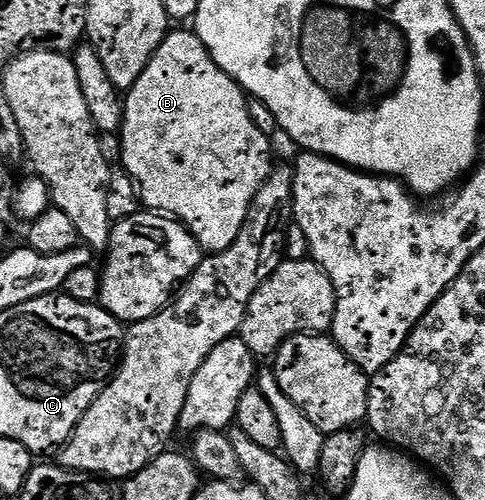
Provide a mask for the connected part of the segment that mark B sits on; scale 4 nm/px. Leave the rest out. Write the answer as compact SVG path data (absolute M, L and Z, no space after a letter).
M188 28L173 29L164 37L162 44L154 52L150 64L146 64L142 76L138 76L138 80L132 85L132 89L127 91L126 97L123 99L124 120L118 131L120 158L124 161L121 162L124 171L140 187L141 203L149 211L159 212L167 217L175 218L177 222L183 222L184 227L198 240L201 251L207 252L209 255L220 254L226 248L230 248L230 244L234 244L234 240L238 240L238 232L242 232L254 196L260 191L262 184L274 169L272 146L268 143L271 142L269 135L263 134L254 124L254 120L250 120L248 98L240 89L240 85L214 61L211 52L202 44L200 37L191 29L184 29Z

